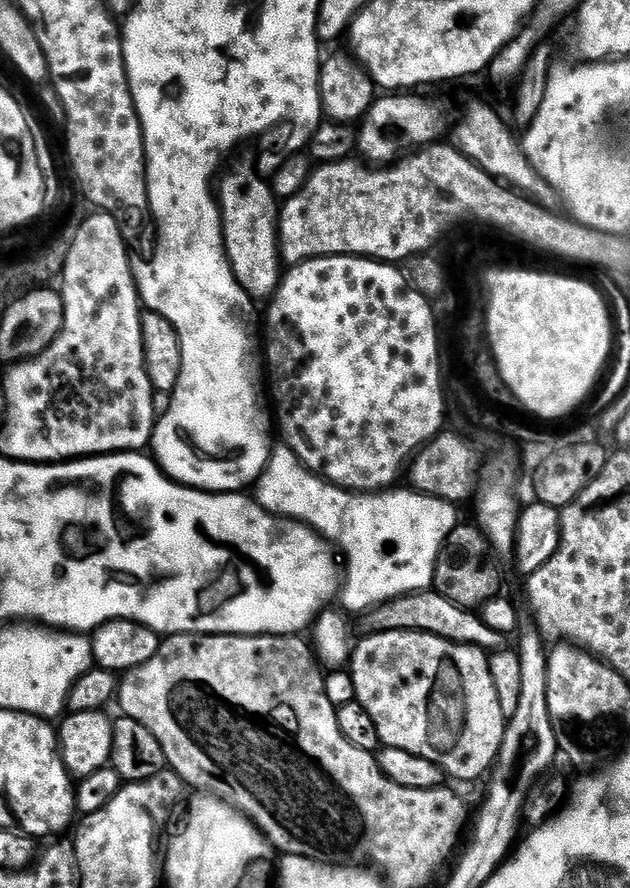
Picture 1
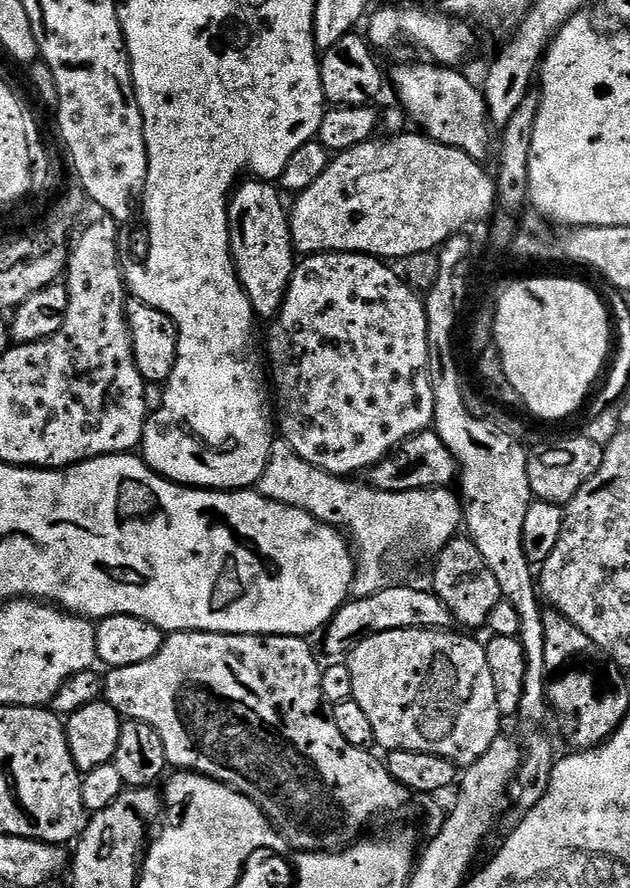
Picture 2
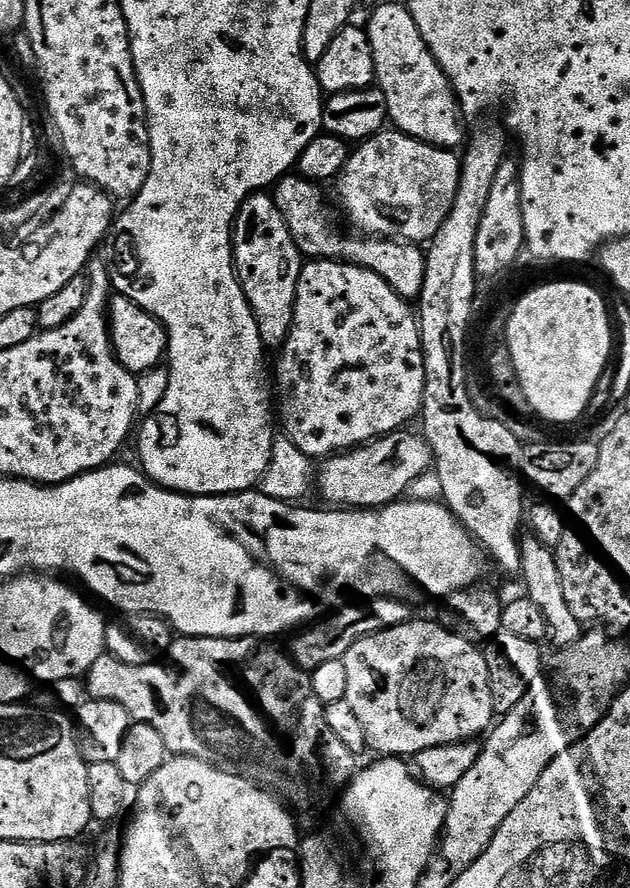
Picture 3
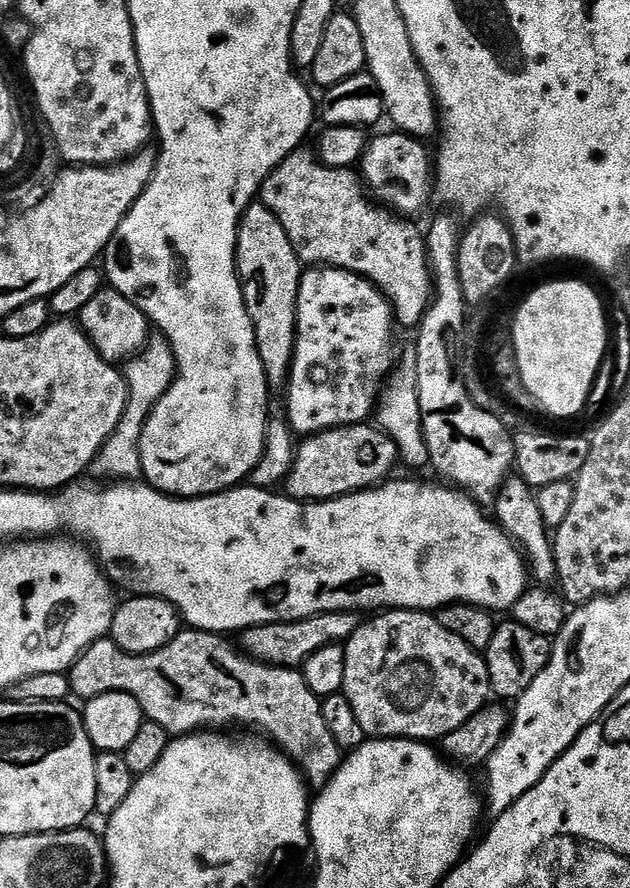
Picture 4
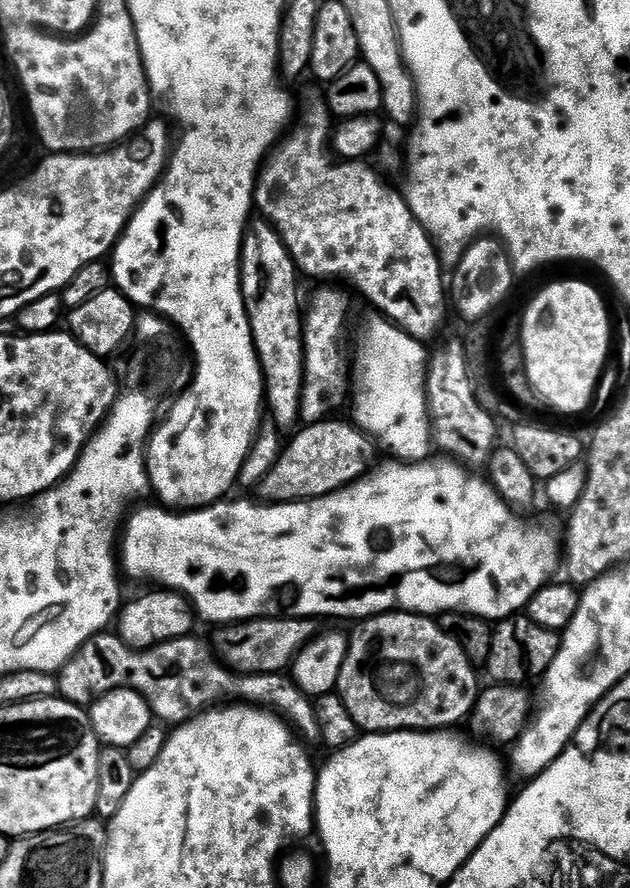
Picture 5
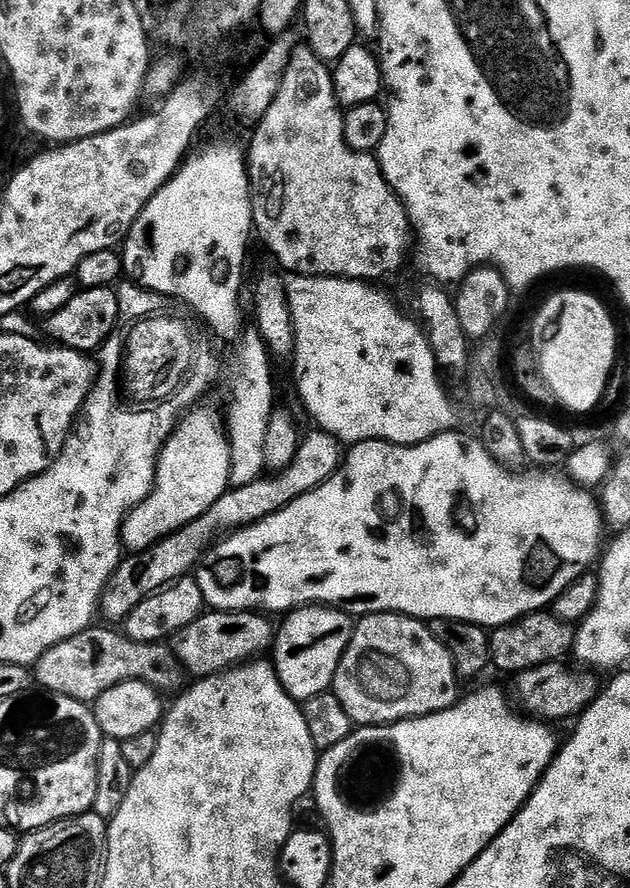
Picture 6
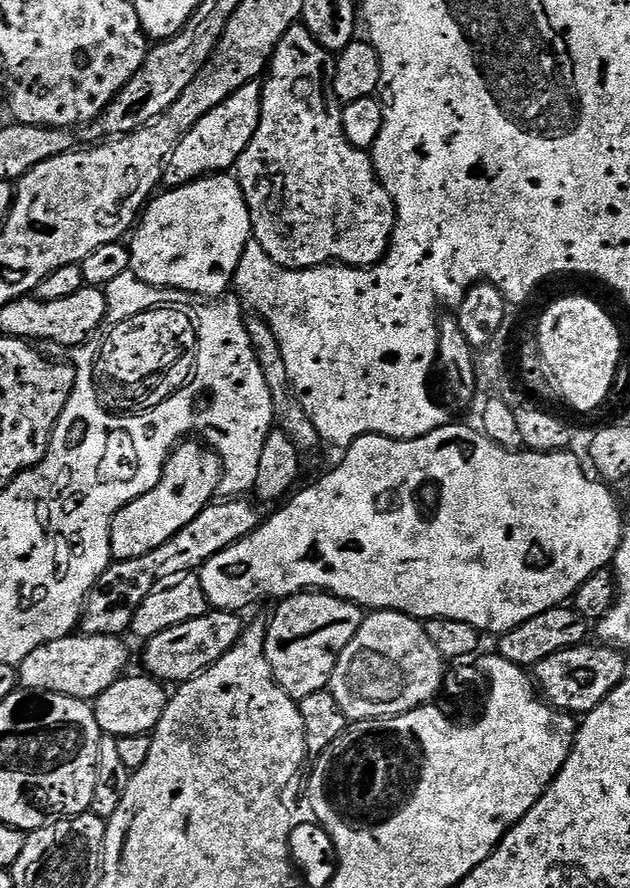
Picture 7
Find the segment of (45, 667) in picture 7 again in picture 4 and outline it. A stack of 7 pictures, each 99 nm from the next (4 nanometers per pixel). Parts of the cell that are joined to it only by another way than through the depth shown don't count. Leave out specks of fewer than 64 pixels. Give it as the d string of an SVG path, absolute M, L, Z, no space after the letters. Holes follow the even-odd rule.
M182 630L165 648L145 656L124 652L110 638L96 640L70 669L71 695L81 696L81 701L87 702L111 692L130 694L140 703L140 709L151 723L162 726L176 738L204 729L224 730L227 729L224 728L227 724L257 728L260 731L257 733L267 737L296 765L309 785L327 784L340 768L342 750L338 742L334 742L334 734L326 730L326 718L322 718L321 697L310 690L303 671L264 664L228 640L231 639L215 632Z

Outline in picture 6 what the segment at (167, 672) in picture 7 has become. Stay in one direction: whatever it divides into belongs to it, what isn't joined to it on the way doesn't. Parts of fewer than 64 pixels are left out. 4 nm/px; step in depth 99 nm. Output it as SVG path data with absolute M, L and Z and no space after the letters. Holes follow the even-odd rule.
M255 610L247 612L205 611L190 626L180 631L174 640L174 651L184 665L185 673L192 678L216 676L219 672L229 672L242 664L255 661L265 655L264 651L274 644L274 624L267 615Z

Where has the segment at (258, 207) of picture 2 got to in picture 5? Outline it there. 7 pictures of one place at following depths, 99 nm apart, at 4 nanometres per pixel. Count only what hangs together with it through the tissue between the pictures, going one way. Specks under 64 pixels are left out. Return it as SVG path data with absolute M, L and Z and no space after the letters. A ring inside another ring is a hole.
M253 219L240 248L240 289L244 295L244 309L250 322L256 357L264 372L266 412L272 415L269 416L271 423L284 434L291 433L301 423L300 395L305 377L304 316L296 276L297 266L280 235L267 220Z

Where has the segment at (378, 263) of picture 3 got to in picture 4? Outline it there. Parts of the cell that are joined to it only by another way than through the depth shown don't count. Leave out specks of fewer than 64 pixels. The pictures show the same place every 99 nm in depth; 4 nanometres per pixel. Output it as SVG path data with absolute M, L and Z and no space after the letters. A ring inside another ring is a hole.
M297 150L291 152L291 154L288 155L287 158L284 159L283 162L281 162L281 164L264 179L264 186L258 193L259 199L270 209L270 211L272 211L274 218L278 218L278 222L282 222L282 226L286 230L286 238L290 238L290 246L294 246L294 250L298 254L301 265L344 268L348 272L353 272L362 278L366 278L371 282L371 284L376 285L376 287L383 292L385 298L391 302L395 323L399 325L399 327L401 324L404 328L415 329L423 322L424 316L428 313L428 308L432 305L434 299L434 277L428 262L428 246L425 233L421 231L421 229L419 232L419 230L412 225L415 223L409 222L404 218L397 218L391 211L389 211L389 209L381 206L379 203L371 202L372 204L368 204L368 200L370 201L369 193L366 191L361 177L357 175L353 169L328 168L320 163L315 151L304 151L305 150Z

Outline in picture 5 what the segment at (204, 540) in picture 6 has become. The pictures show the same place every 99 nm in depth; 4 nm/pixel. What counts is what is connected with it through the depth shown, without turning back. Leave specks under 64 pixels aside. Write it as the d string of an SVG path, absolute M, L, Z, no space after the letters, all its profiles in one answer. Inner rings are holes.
M325 418L319 424L301 427L291 437L293 440L283 445L270 474L266 474L264 481L258 485L258 493L264 499L261 501L268 504L297 504L300 500L313 500L353 484L373 467L373 441L347 419L332 419Z

